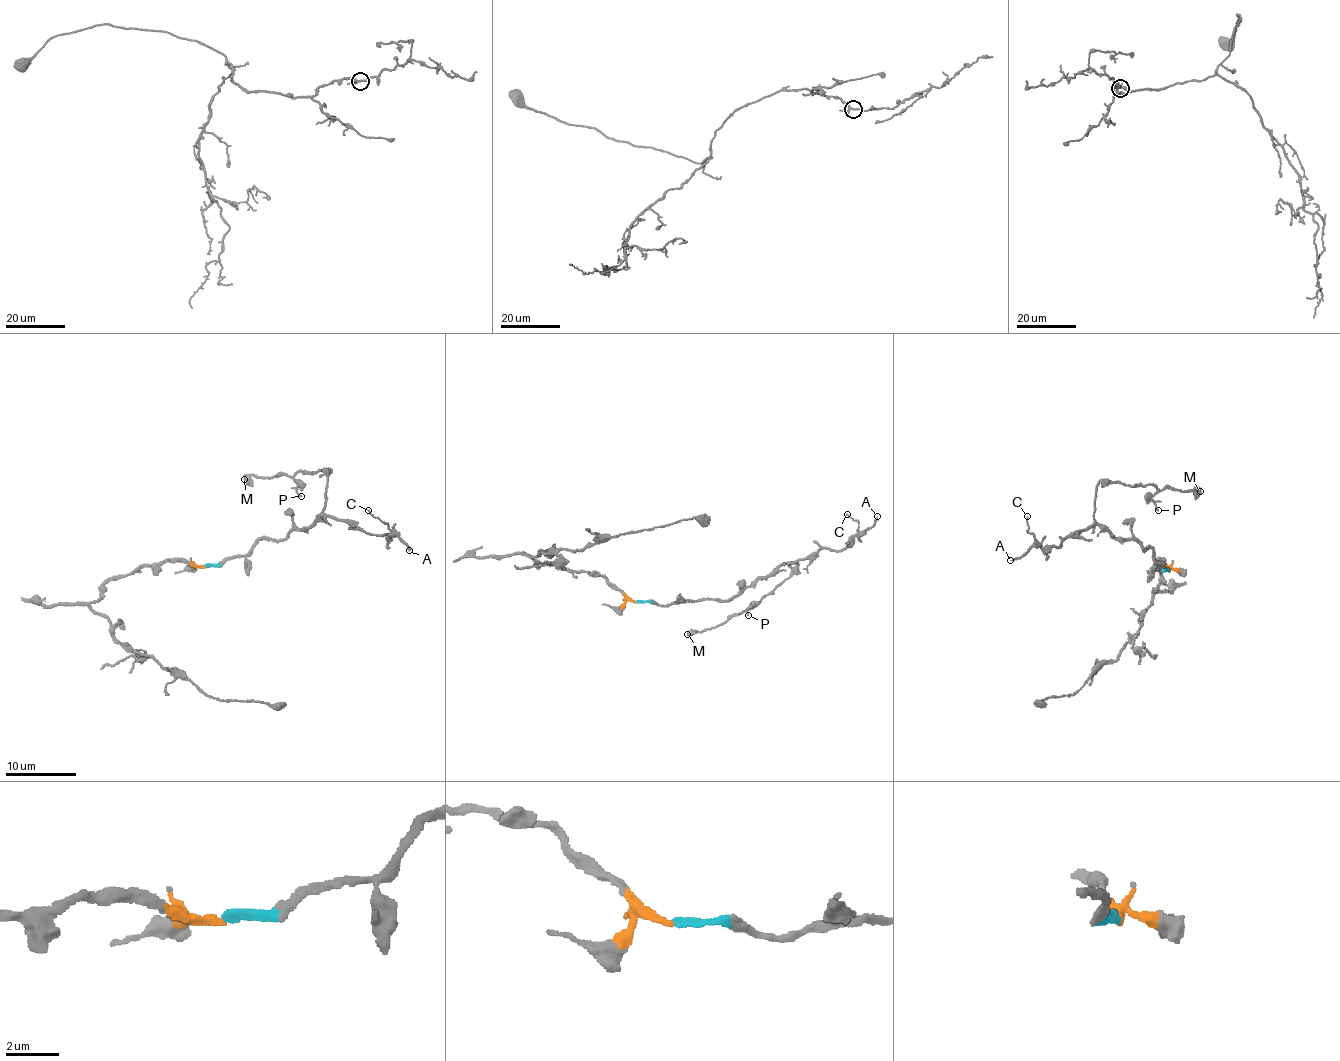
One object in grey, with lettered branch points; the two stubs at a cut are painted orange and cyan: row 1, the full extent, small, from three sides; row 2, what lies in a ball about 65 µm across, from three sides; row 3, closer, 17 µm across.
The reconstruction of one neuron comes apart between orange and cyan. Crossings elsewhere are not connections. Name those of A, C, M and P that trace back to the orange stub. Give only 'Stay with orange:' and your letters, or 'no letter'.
Stay with orange: no letter

